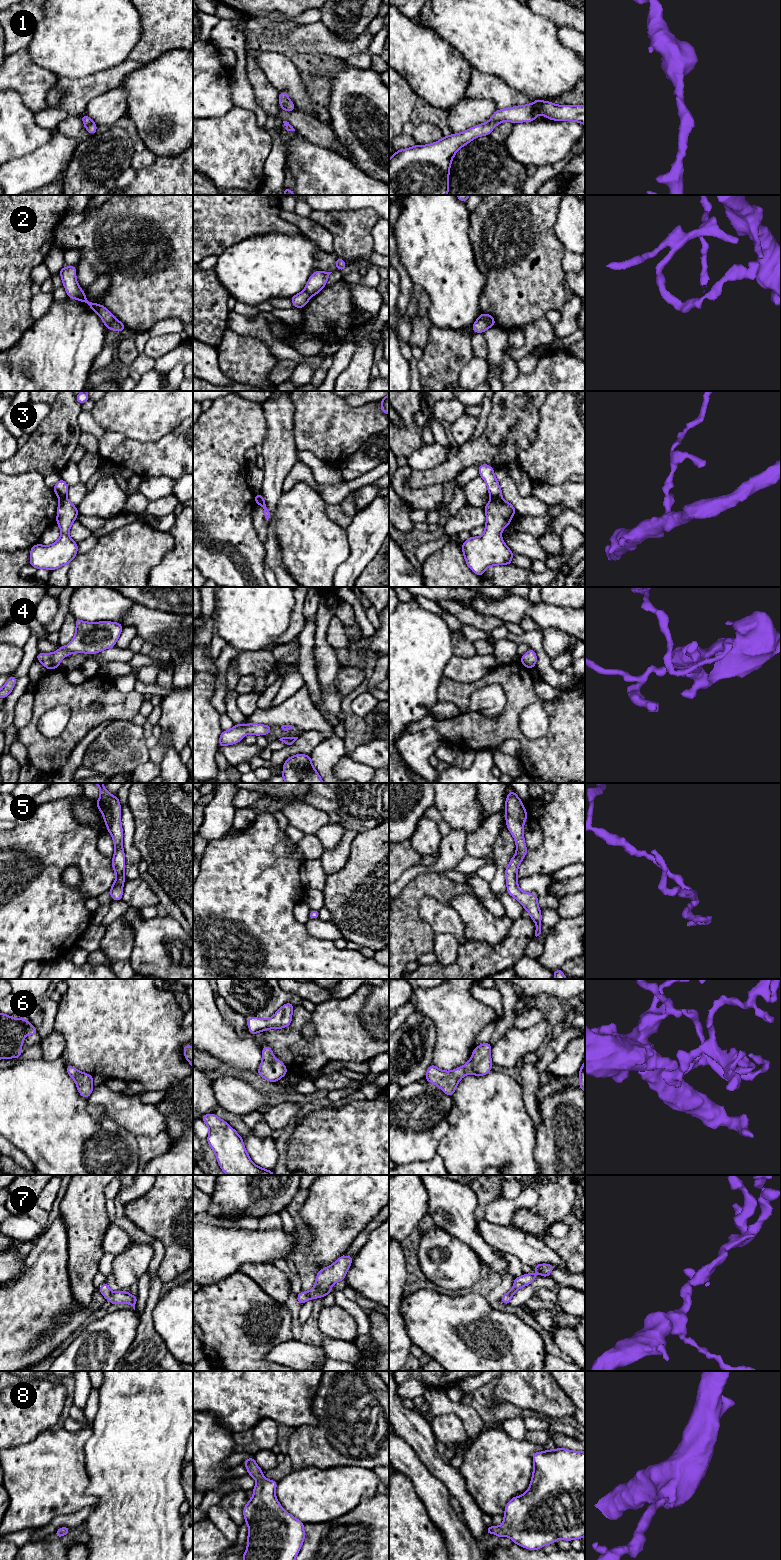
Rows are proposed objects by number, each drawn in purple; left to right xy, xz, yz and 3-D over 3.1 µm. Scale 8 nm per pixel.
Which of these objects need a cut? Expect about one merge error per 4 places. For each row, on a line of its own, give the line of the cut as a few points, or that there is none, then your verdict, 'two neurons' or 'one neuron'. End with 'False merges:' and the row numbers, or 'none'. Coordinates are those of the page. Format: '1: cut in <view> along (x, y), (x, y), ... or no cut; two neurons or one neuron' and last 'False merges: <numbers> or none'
1: no cut; one neuron
2: cut in yz along (483, 314), (489, 326); two neurons
3: cut in yz along (491, 498), (501, 499); two neurons
4: no cut; one neuron
5: no cut; one neuron
6: no cut; one neuron
7: no cut; one neuron
8: no cut; one neuron
False merges: 2, 3

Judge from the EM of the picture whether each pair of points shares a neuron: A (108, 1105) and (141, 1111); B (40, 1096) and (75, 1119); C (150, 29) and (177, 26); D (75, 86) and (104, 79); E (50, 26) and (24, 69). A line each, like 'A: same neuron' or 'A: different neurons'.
A: same neuron
B: same neuron
C: same neuron
D: same neuron
E: different neurons

